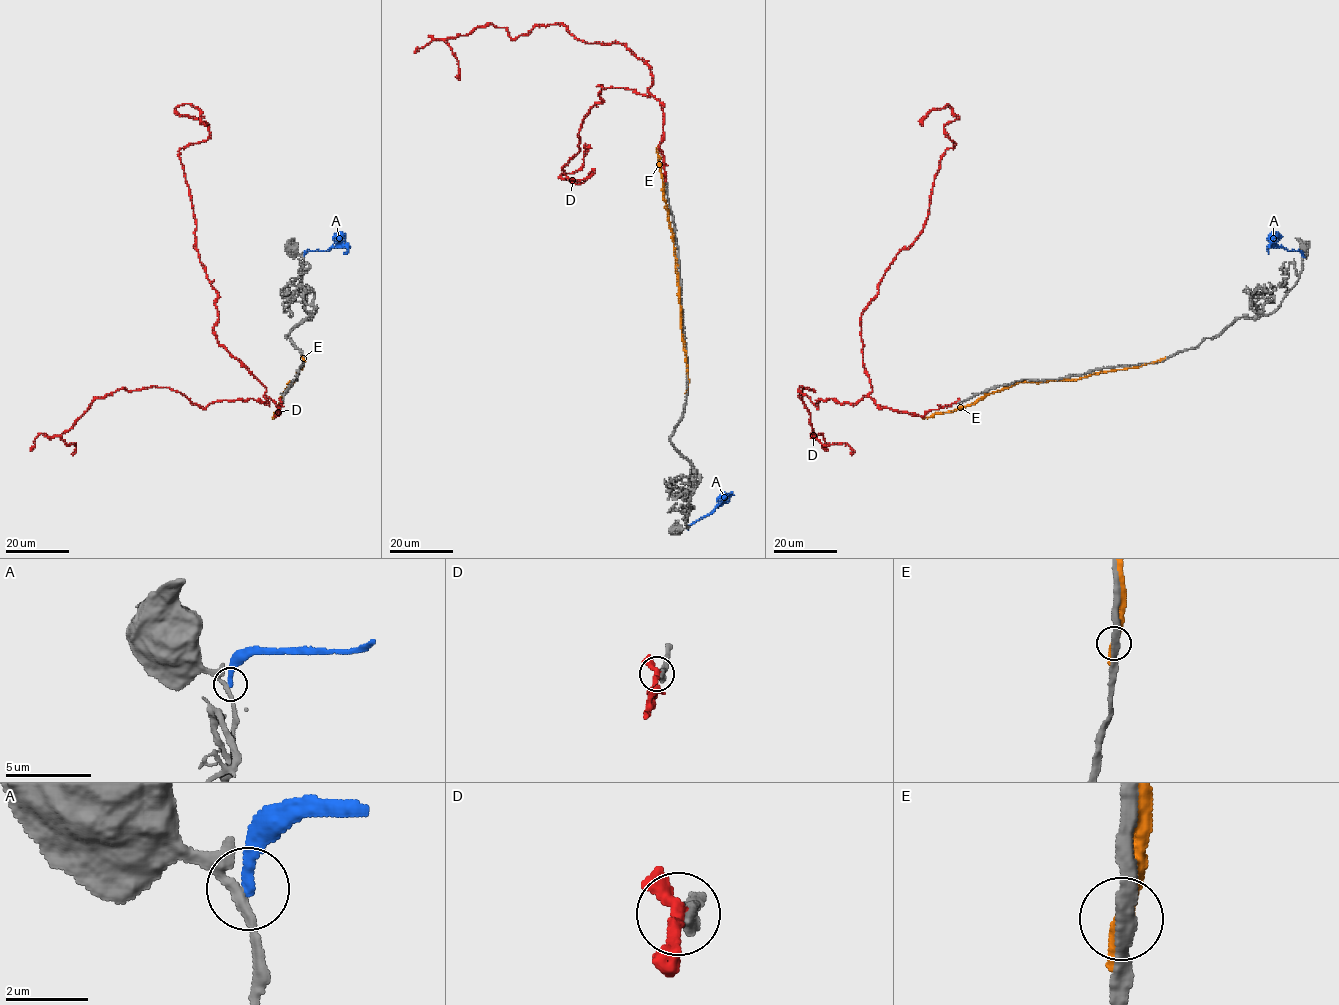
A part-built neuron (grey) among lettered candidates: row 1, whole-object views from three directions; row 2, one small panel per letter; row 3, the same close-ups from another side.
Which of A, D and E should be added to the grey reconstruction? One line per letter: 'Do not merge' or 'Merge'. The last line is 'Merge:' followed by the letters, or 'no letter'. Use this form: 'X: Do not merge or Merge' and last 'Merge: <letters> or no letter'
A: Do not merge
D: Merge
E: Do not merge
Merge: D

